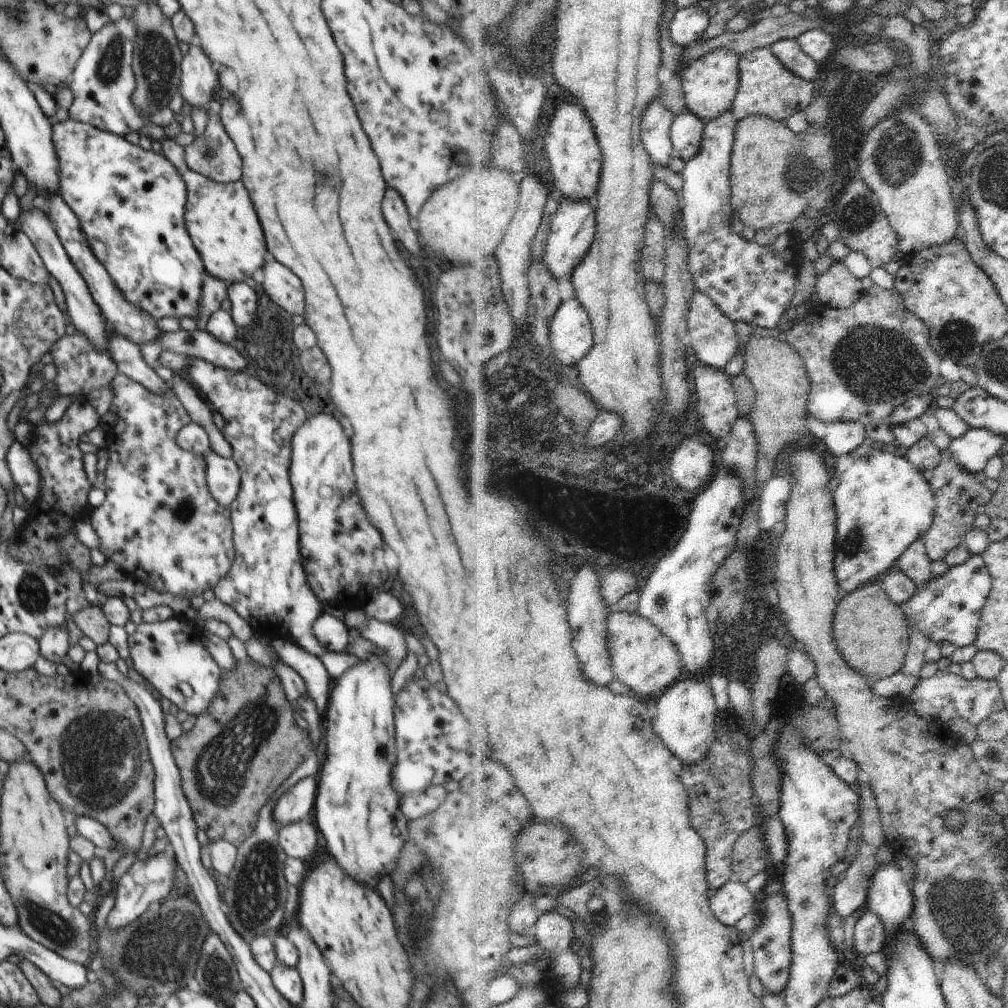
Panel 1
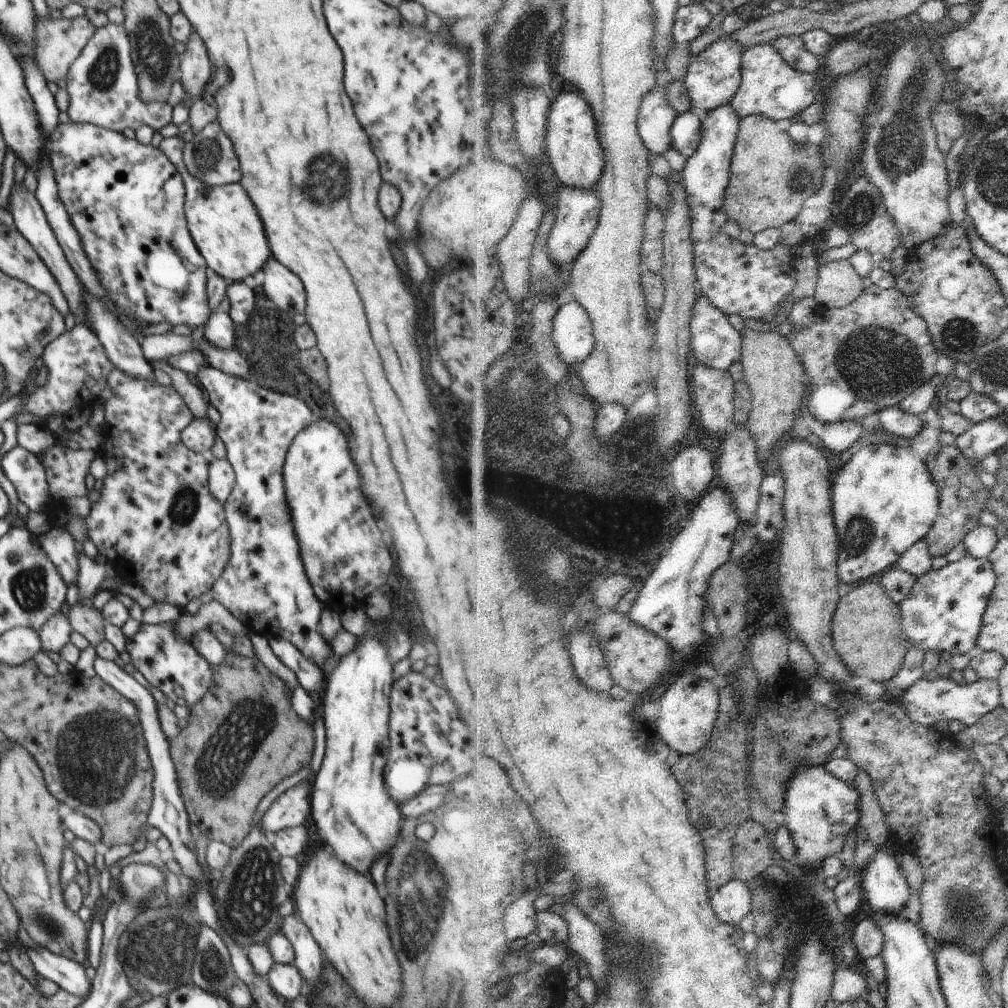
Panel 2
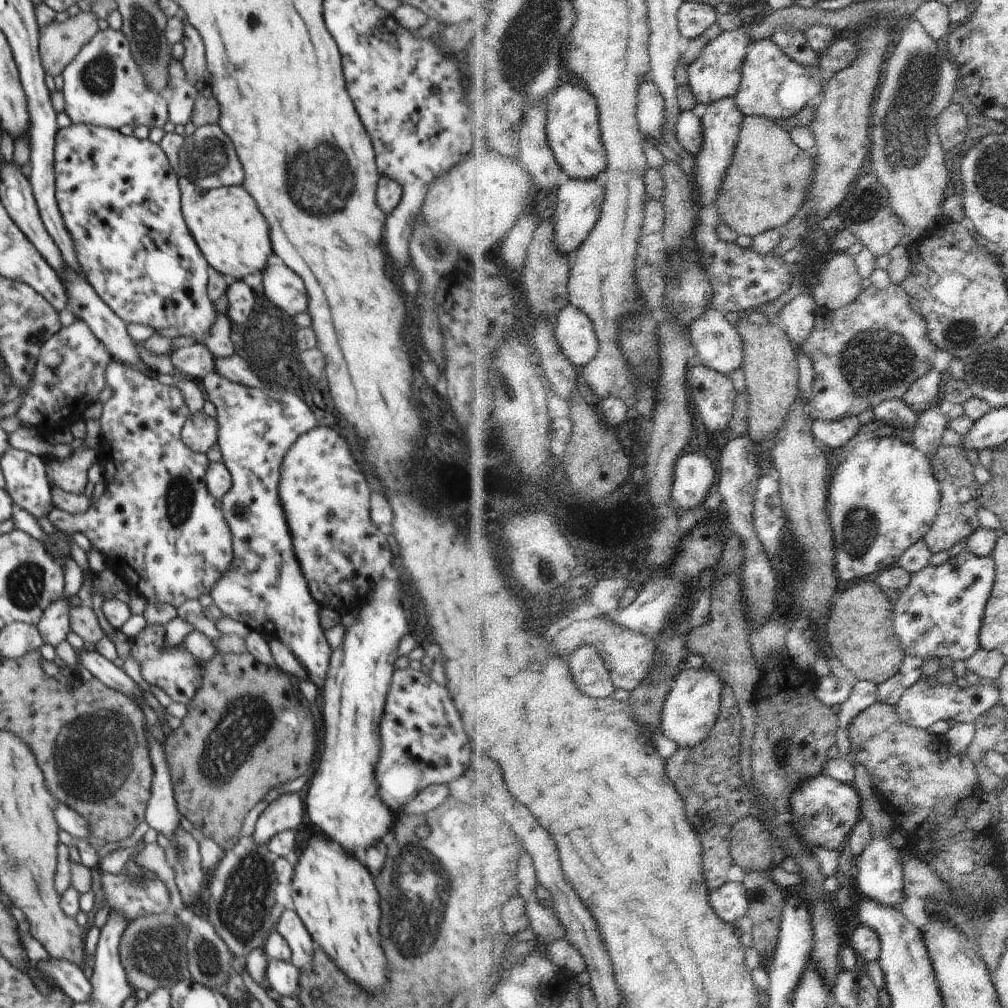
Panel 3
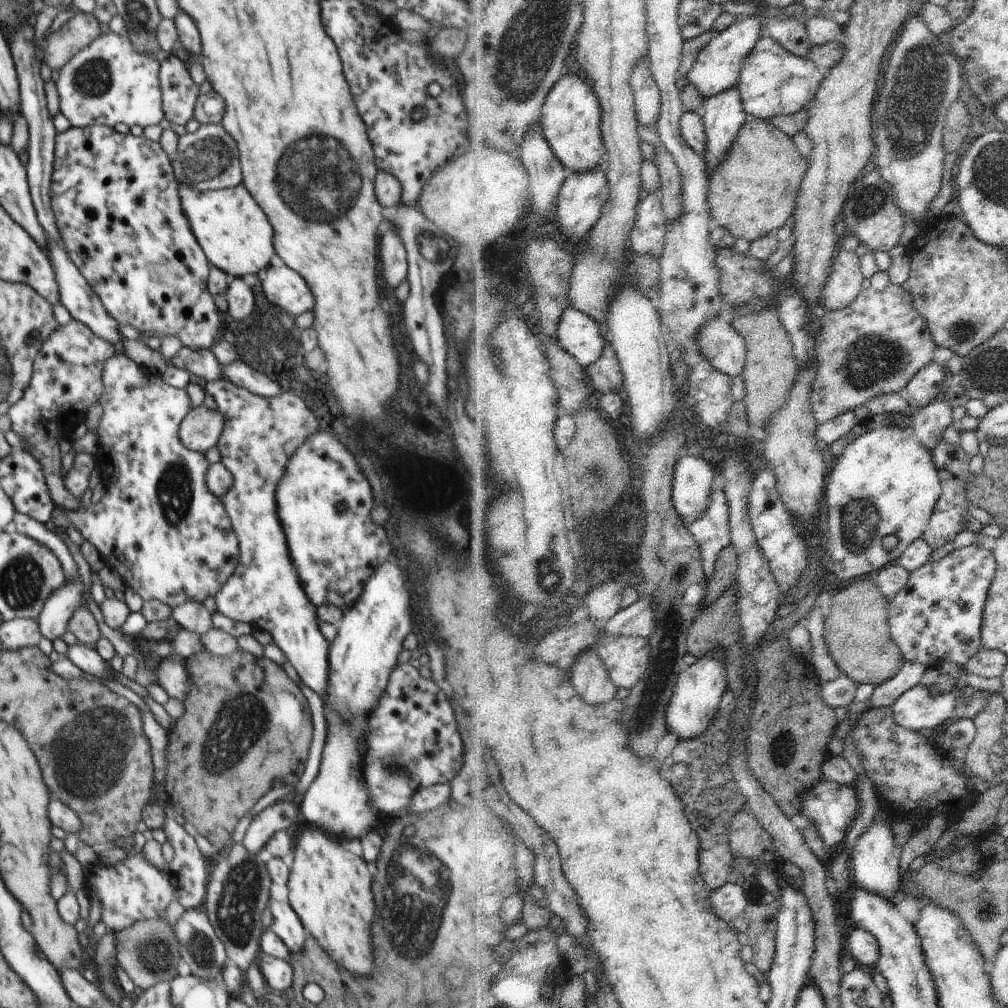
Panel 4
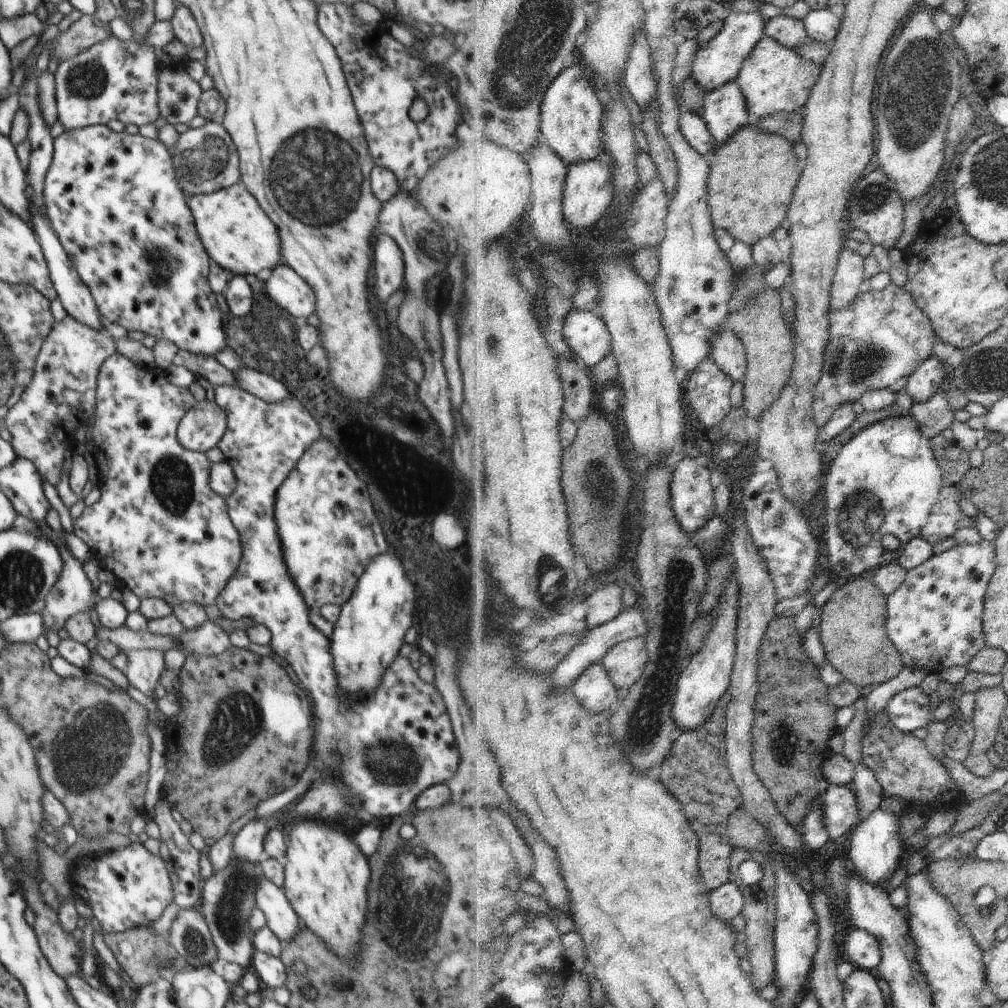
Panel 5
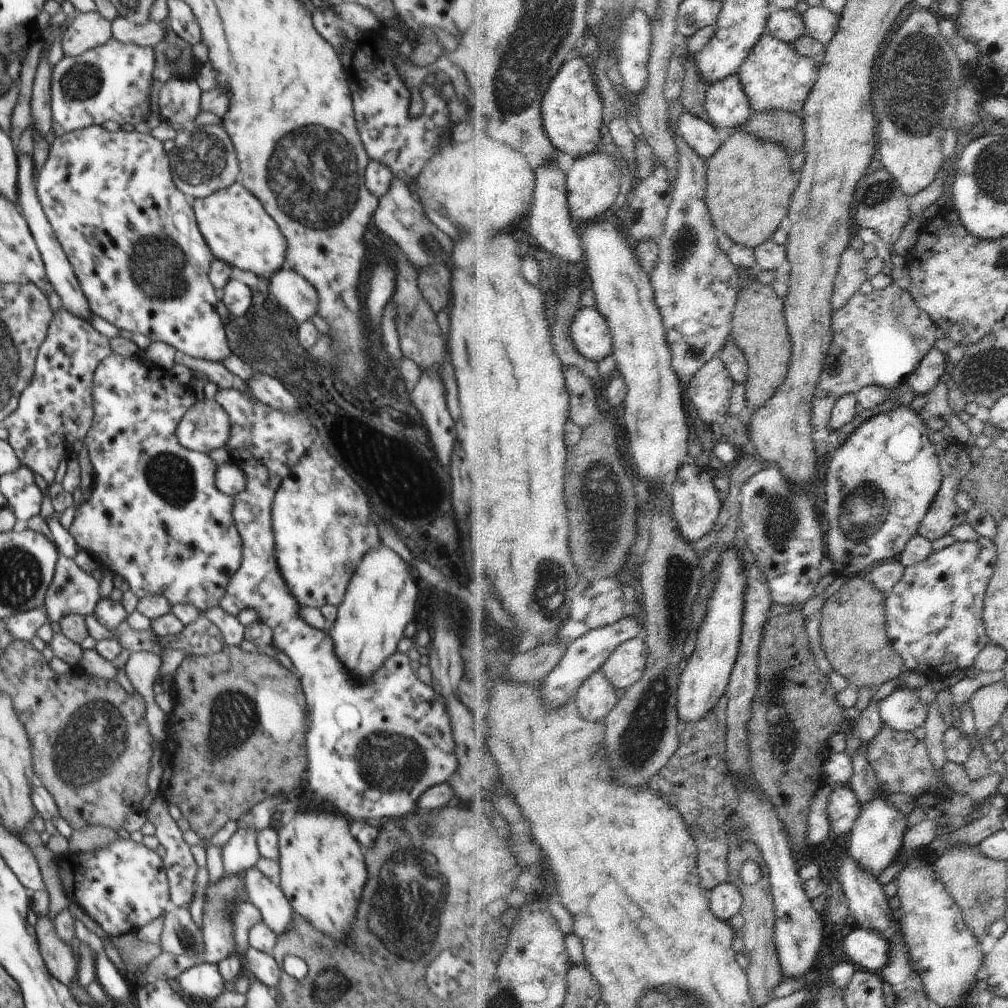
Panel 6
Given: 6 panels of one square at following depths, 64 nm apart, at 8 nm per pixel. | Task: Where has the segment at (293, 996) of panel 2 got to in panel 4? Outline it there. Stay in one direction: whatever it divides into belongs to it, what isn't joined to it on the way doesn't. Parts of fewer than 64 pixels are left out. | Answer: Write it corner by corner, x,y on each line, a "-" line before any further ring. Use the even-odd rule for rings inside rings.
259,953
257,958
260,972
269,990
280,995
291,993
294,970
289,962
266,953

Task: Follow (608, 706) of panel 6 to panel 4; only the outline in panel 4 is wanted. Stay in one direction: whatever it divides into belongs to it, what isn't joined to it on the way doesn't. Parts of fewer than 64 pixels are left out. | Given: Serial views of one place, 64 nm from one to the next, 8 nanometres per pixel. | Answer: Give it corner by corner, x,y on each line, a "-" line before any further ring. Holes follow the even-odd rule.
592,647
575,660
572,678
580,694
592,702
592,706
608,704
618,696
619,686
612,680
607,663
599,651

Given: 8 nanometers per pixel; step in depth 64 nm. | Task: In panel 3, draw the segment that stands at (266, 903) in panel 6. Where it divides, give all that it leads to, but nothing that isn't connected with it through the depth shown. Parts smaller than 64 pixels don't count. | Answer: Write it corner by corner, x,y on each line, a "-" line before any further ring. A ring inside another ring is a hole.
286,909
275,925
278,934
285,938
292,952
291,963
300,970
312,970
315,943
296,911

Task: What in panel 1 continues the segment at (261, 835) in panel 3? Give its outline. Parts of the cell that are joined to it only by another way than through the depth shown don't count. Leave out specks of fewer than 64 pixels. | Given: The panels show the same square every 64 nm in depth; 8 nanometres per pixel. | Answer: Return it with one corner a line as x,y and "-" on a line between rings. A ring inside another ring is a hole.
317,776
300,779
278,799
272,818
280,827
305,820
313,815
318,792

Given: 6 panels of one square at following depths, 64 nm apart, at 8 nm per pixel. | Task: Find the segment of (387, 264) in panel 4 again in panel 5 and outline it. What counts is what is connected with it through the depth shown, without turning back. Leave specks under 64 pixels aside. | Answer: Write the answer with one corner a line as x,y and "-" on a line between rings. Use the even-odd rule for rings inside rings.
380,234
374,246
374,294
386,302
404,282
402,252
392,238

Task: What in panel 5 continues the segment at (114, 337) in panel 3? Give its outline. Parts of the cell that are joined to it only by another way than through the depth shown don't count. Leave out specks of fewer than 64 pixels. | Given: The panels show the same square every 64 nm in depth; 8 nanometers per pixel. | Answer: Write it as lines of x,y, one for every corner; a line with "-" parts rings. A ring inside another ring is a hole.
31,206
30,210
32,210
30,224
32,224
32,230
42,248
48,272
50,272
50,280
54,284
57,297
60,299
62,306
64,306
67,314
78,320
78,322
83,322
94,330
104,331
107,328
106,324
104,324
104,318
102,318
102,314
100,314
100,310
98,310
98,306
96,306
96,302
92,298
92,292
88,290
88,286
82,282
80,274
76,272
73,260
67,255
64,247
61,246
60,240
58,240
51,225
46,222
46,218
36,208

